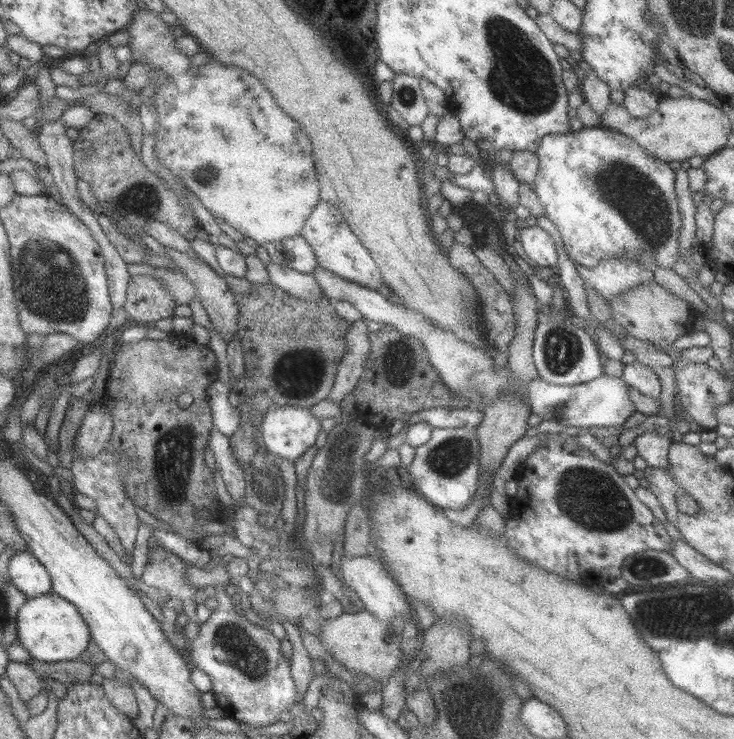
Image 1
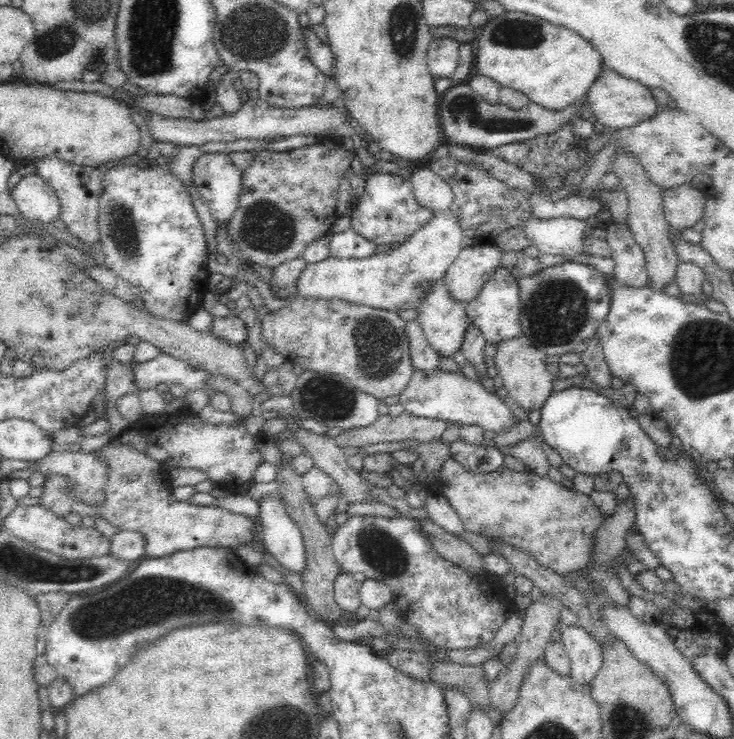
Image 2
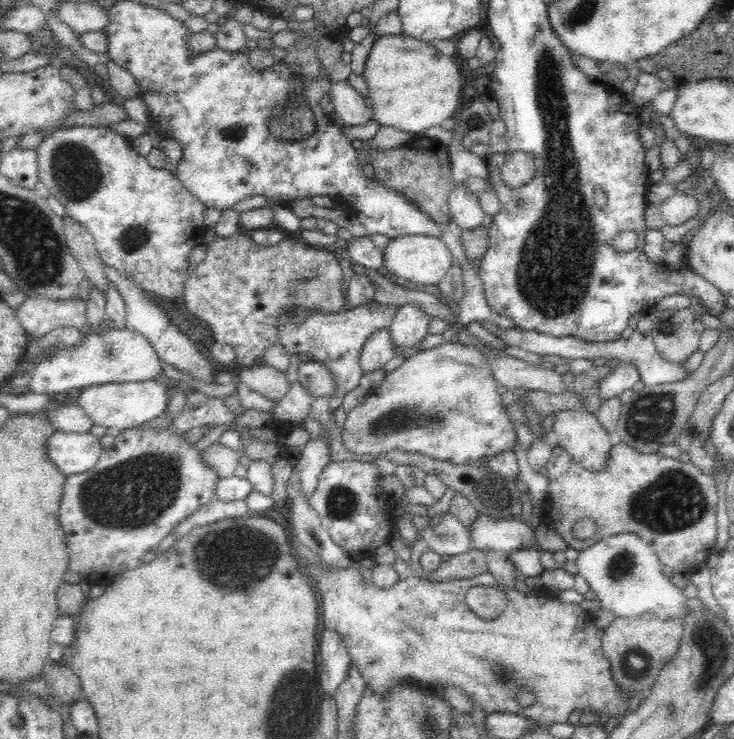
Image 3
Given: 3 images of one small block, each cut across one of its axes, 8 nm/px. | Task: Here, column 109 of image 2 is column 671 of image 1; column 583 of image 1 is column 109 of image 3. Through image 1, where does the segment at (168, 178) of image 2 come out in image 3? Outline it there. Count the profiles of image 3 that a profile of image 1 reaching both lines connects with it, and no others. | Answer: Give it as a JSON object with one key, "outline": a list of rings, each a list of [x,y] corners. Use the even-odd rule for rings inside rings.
{"outline":[[[66,124],[60,126],[55,132],[52,132],[52,134],[44,136],[35,150],[38,155],[38,176],[40,177],[41,183],[48,188],[50,195],[56,197],[56,199],[62,203],[62,206],[64,206],[66,210],[66,215],[88,230],[88,233],[94,238],[98,257],[105,267],[112,267],[118,271],[119,274],[132,279],[134,284],[152,294],[155,298],[159,298],[162,302],[181,305],[184,294],[184,284],[186,284],[186,281],[190,278],[190,275],[193,274],[194,270],[191,264],[189,264],[190,255],[196,247],[203,243],[205,232],[209,229],[205,226],[207,207],[184,187],[184,184],[177,175],[172,173],[172,171],[152,166],[148,162],[146,155],[140,155],[140,153],[134,149],[129,137],[116,133],[116,131],[110,127],[71,126]]]}

